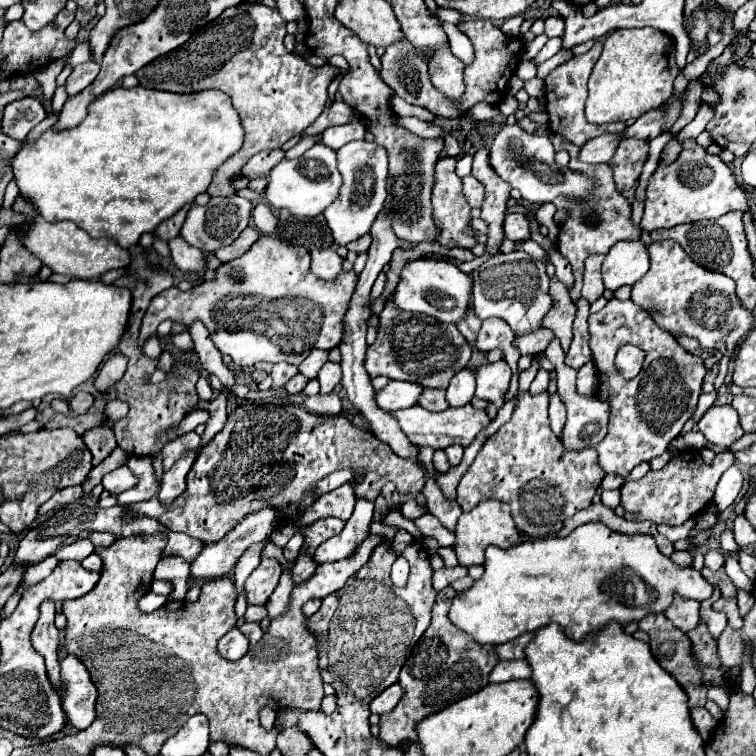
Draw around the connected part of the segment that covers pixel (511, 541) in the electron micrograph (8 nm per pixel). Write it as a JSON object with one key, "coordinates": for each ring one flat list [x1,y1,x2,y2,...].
{"coordinates":[[486,499,480,501,472,511,462,513,458,523,456,523,456,541,454,541,454,551,458,557,458,563,464,567,470,565,482,565,484,561,484,549,488,545,498,545,498,547,512,547,520,541,520,533,510,517,510,505,496,501,496,499]]}

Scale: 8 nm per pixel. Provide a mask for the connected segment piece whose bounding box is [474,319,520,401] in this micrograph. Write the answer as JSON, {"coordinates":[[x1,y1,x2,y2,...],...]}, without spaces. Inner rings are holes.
{"coordinates":[[486,319,486,321,482,321,482,327,480,327,480,331,476,335,476,343,474,343,474,349,478,353,486,353,492,349,502,349,506,353,506,361,512,367,512,383,510,383,512,391,506,393,506,401,510,401,514,397,514,393,518,391,519,374,516,373,516,363,520,359,520,351,516,347,512,347,514,337,516,335,512,333,512,329,506,321]]}

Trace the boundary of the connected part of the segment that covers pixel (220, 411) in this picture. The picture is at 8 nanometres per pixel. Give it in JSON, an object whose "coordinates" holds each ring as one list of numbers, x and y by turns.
{"coordinates":[[222,389,220,391,220,395,214,399,214,401,210,401,210,407,208,407,208,411,210,411,210,417,208,417,208,421,206,421,206,429,204,429,204,433,202,433,202,445,206,445,206,443,210,443,212,441,212,437,226,425,226,397,230,395,230,391,228,389]]}

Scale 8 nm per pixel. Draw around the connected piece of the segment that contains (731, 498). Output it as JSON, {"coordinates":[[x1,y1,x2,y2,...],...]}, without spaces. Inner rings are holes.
{"coordinates":[[732,465,732,467,724,473,724,477,720,479,720,483,718,483,718,487,716,487,716,493,714,493,716,509,718,509,718,511,724,511,726,507,730,507,730,505,738,499,742,487,744,487,744,477,742,477,740,469,738,469,736,465]]}

